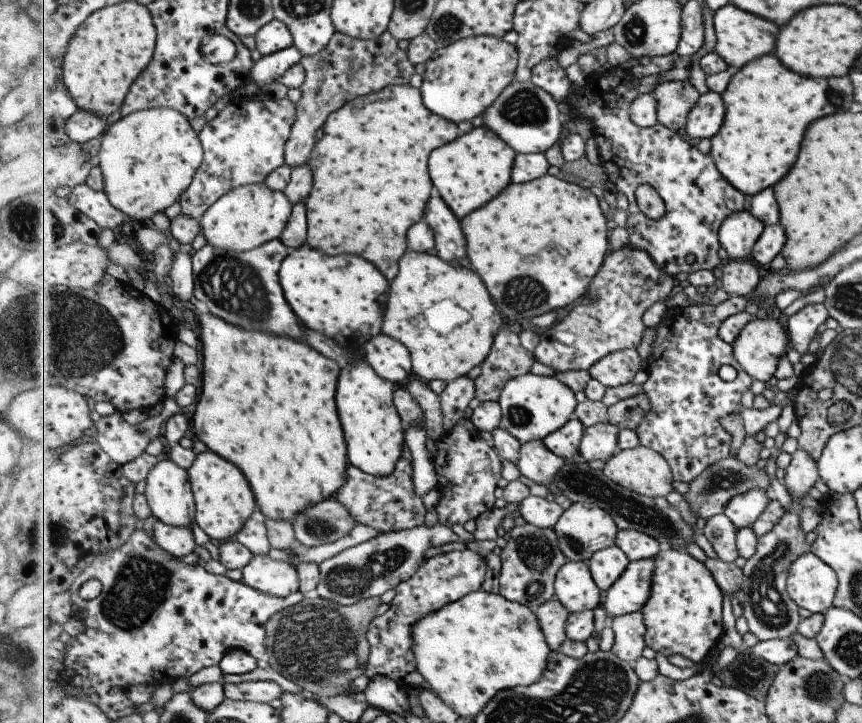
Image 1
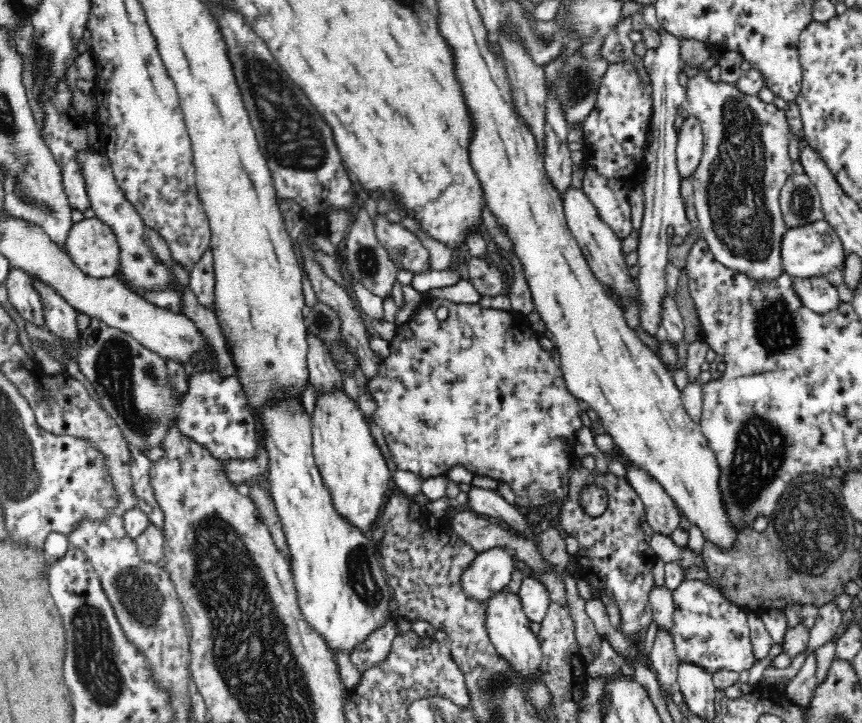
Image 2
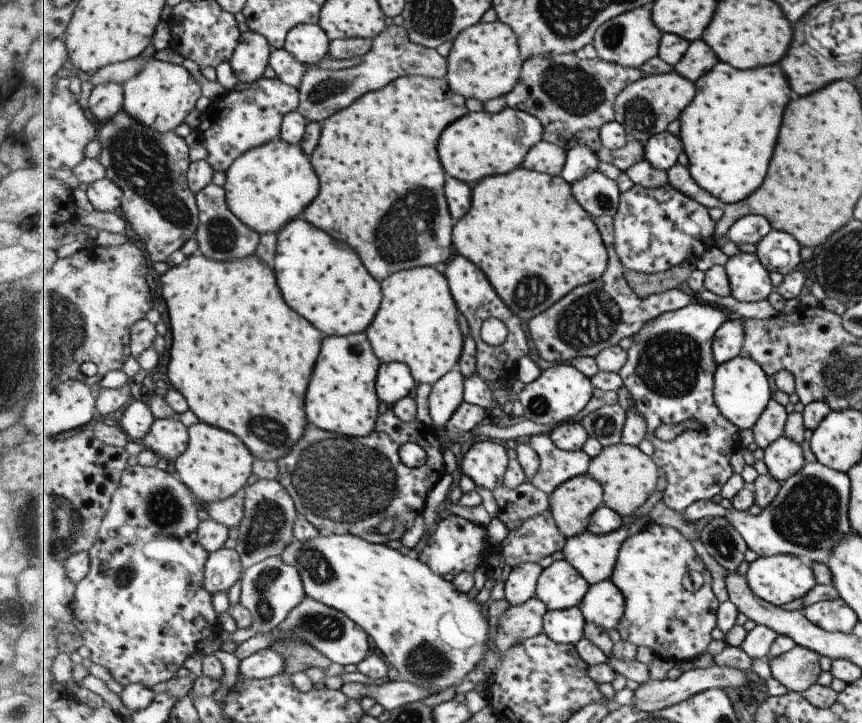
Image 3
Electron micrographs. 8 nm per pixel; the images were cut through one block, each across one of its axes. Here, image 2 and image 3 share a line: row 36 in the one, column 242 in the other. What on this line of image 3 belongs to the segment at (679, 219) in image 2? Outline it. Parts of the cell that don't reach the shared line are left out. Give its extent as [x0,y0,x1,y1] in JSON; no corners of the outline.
[239,647,285,679]

